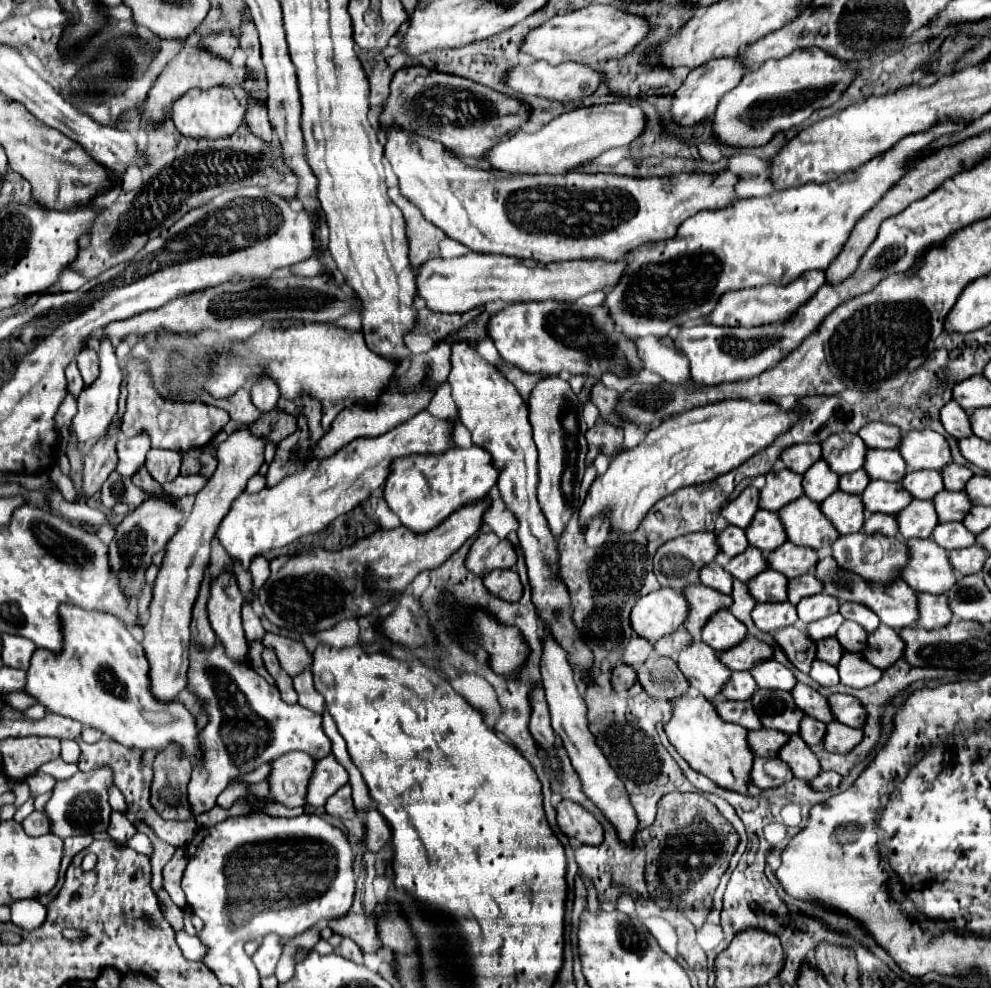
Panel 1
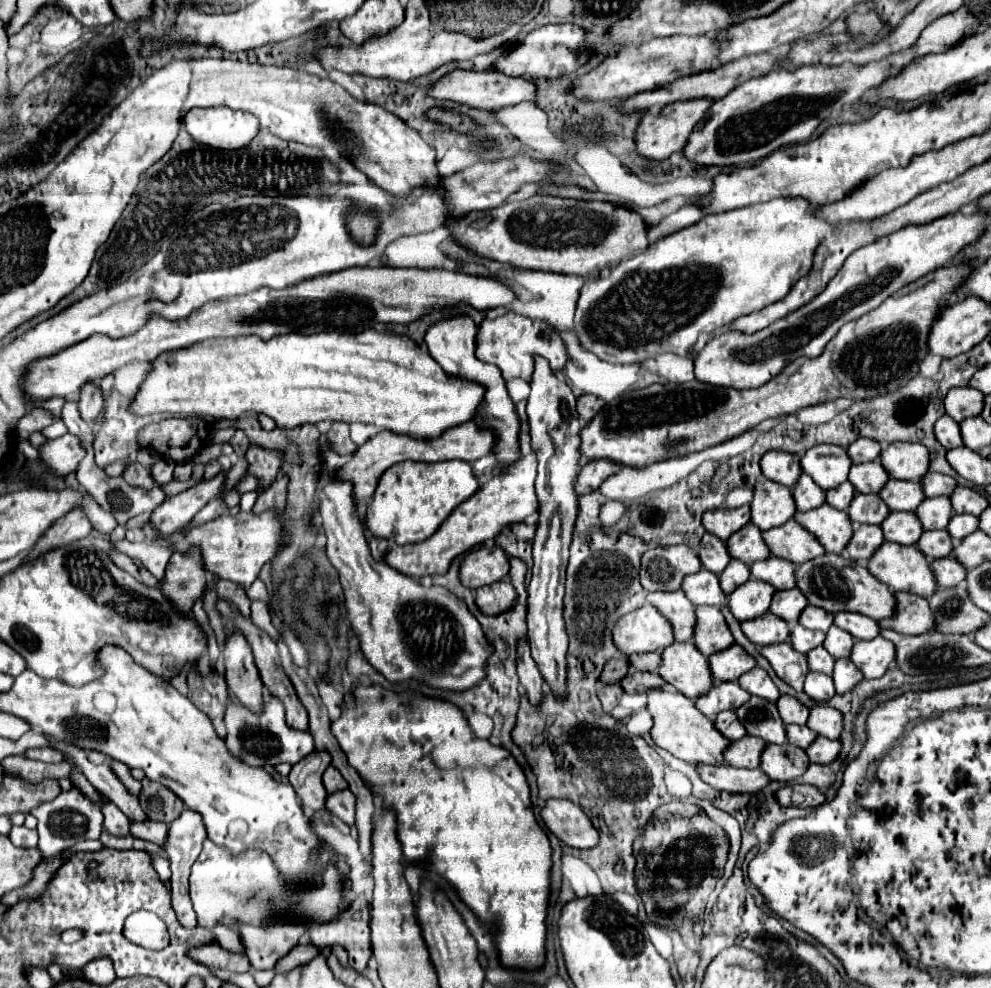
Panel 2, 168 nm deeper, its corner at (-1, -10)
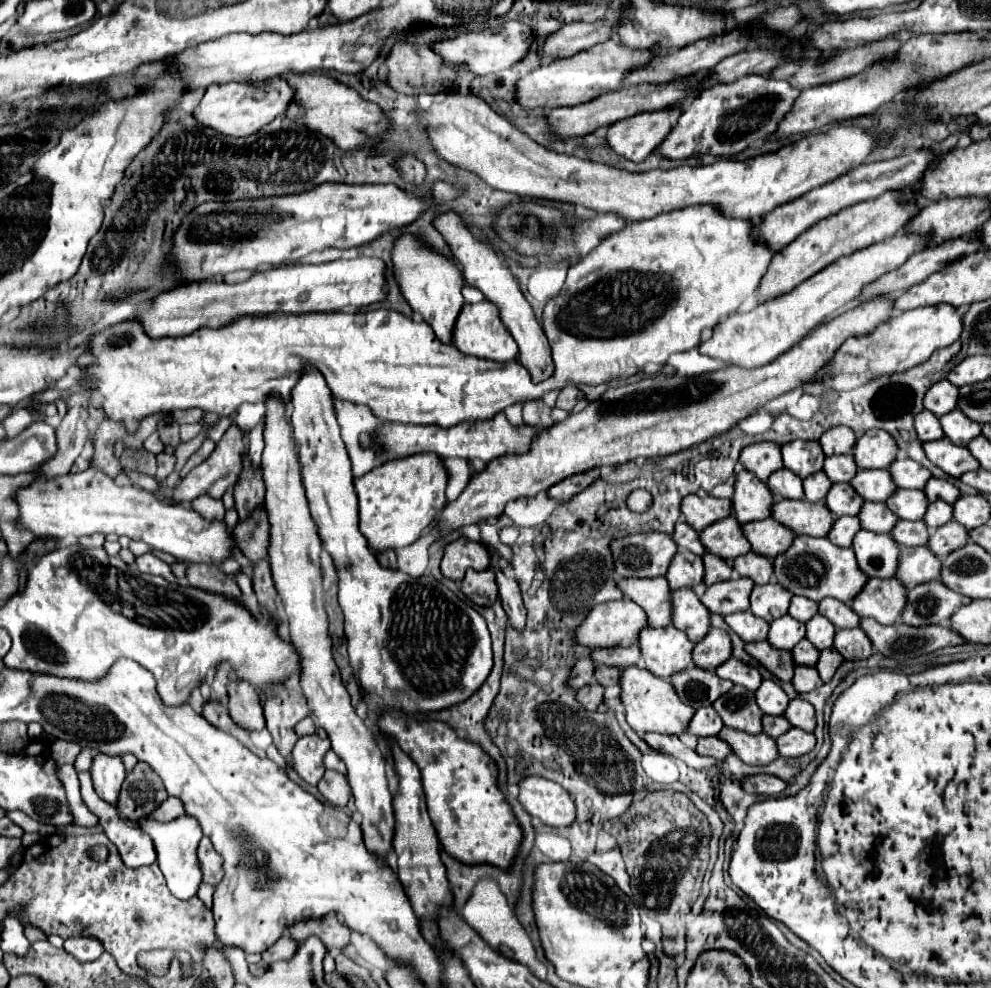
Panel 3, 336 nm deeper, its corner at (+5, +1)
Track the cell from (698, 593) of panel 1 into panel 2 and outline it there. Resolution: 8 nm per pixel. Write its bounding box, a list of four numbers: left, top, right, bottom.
[648,590,696,642]

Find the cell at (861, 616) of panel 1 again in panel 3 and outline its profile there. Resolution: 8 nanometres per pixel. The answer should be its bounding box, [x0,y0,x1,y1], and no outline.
[818,599,860,629]

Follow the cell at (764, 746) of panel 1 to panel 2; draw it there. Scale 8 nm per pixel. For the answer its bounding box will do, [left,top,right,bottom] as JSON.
[724,736,766,768]

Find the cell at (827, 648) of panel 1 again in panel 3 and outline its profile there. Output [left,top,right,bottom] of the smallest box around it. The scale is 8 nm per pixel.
[792,639,818,667]

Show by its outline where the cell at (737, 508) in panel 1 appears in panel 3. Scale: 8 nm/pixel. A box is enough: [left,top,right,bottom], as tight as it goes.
[680,495,730,531]

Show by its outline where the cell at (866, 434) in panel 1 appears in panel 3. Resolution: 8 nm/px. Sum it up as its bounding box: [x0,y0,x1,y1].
[818,427,856,455]

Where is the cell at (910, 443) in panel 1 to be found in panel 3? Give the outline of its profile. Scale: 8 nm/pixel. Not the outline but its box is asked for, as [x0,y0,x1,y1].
[852,429,898,469]

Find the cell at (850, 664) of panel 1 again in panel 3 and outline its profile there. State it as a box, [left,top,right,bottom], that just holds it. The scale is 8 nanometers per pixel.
[816,649,844,683]

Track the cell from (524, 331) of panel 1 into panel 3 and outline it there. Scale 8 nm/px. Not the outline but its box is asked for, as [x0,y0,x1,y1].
[452,299,518,363]

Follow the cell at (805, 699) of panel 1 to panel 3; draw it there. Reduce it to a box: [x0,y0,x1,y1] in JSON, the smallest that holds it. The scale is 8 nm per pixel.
[754,679,790,715]

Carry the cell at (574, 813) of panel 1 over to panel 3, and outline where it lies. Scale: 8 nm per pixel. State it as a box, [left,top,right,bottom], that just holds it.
[518,777,576,827]

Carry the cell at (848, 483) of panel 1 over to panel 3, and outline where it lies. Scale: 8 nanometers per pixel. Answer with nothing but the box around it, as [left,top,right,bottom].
[802,471,832,503]

